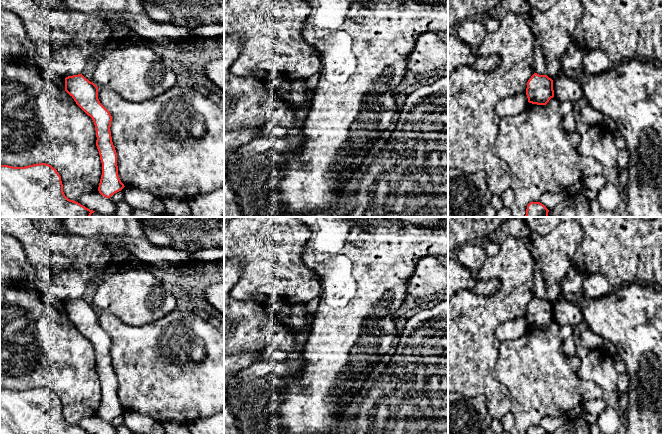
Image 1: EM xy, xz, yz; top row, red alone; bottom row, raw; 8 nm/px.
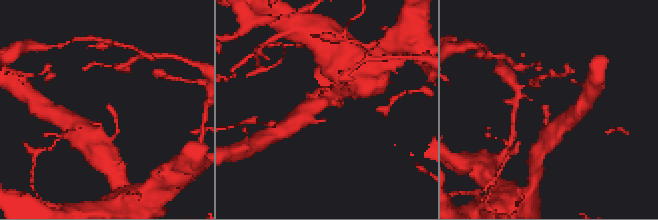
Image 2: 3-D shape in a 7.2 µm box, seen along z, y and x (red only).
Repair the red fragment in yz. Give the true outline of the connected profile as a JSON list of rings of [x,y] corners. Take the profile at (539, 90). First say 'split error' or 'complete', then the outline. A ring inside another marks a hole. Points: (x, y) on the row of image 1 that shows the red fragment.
complete; [[[534,73],[527,82],[526,95],[529,103],[546,105],[554,97],[553,80]]]

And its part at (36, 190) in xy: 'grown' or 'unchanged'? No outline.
unchanged

